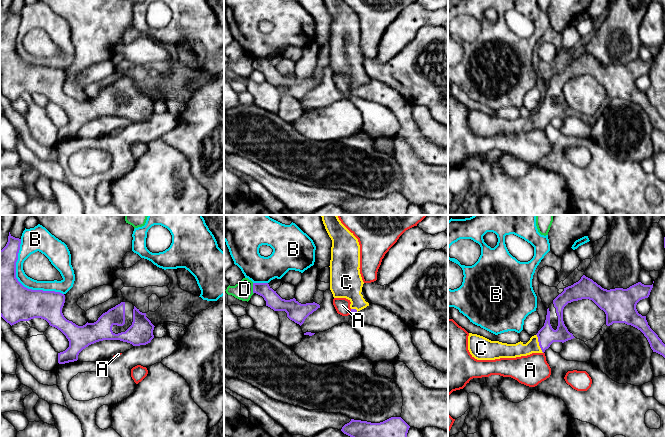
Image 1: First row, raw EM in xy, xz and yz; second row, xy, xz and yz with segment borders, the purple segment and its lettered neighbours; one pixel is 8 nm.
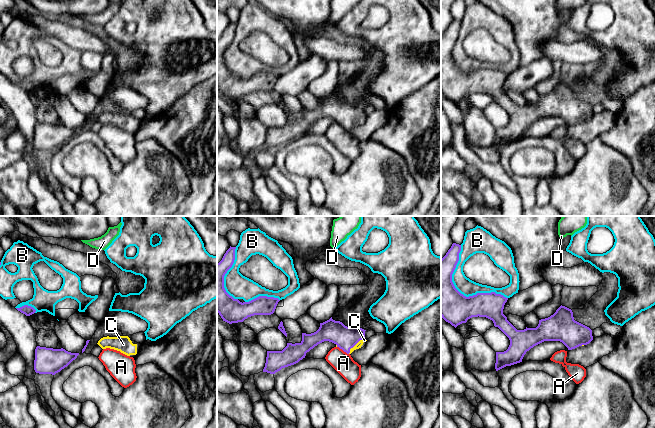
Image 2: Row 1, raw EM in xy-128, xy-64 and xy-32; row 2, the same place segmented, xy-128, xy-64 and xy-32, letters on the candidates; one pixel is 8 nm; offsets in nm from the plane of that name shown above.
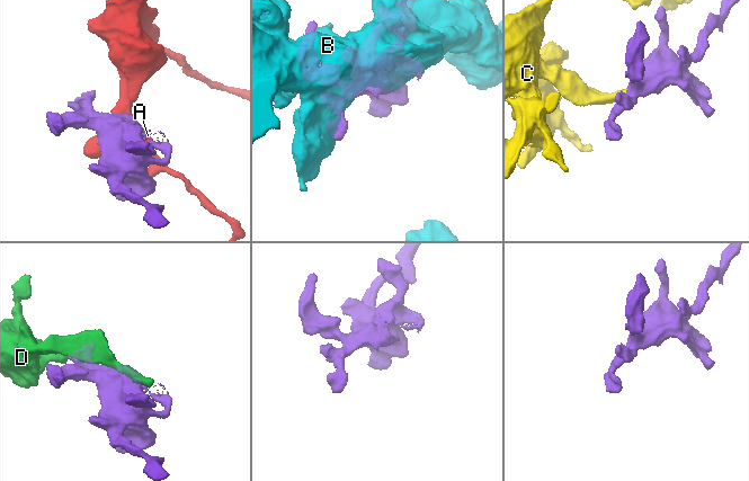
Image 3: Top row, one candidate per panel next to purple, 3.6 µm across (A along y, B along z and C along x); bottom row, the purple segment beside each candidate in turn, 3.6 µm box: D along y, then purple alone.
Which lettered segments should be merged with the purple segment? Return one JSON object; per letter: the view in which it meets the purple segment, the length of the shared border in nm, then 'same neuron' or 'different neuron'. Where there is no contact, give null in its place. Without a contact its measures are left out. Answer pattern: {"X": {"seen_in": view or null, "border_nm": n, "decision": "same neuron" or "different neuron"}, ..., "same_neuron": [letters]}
{"A": {"seen_in": "xz", "border_nm": 40, "decision": "different neuron"}, "B": {"seen_in": "xy", "border_nm": 550, "decision": "different neuron"}, "C": {"seen_in": "yz", "border_nm": 160, "decision": "same neuron"}, "D": {"seen_in": "xz", "border_nm": 90, "decision": "different neuron"}, "same_neuron": ["C"]}

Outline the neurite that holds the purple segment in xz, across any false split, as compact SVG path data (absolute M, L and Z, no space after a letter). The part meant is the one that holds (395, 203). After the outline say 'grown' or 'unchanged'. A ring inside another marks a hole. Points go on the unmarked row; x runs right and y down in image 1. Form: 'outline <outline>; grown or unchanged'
outline M391 193L380 199L351 195L341 207L353 215L406 215L409 204L401 193Z; unchanged

